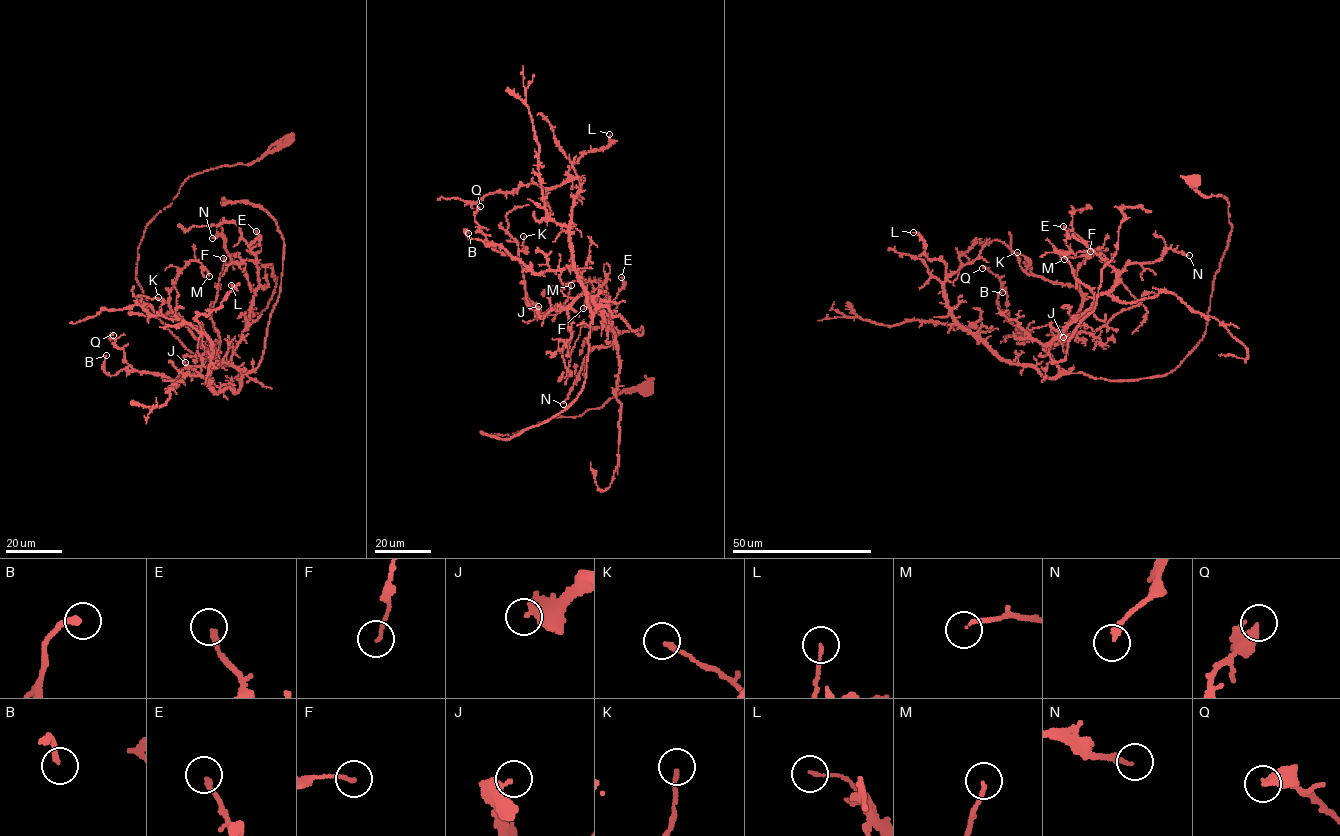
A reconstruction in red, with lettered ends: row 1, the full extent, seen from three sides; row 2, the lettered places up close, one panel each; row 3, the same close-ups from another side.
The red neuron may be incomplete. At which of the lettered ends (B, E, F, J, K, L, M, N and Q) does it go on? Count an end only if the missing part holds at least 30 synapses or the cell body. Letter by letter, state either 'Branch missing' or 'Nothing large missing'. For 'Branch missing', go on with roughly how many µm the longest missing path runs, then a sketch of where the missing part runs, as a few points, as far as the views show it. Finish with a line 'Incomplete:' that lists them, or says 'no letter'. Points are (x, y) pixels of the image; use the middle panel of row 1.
B: Nothing large missing
E: Nothing large missing
F: Nothing large missing
J: Nothing large missing
K: Nothing large missing
L: Nothing large missing
M: Nothing large missing
N: Nothing large missing
Q: Nothing large missing
Incomplete: no letter

